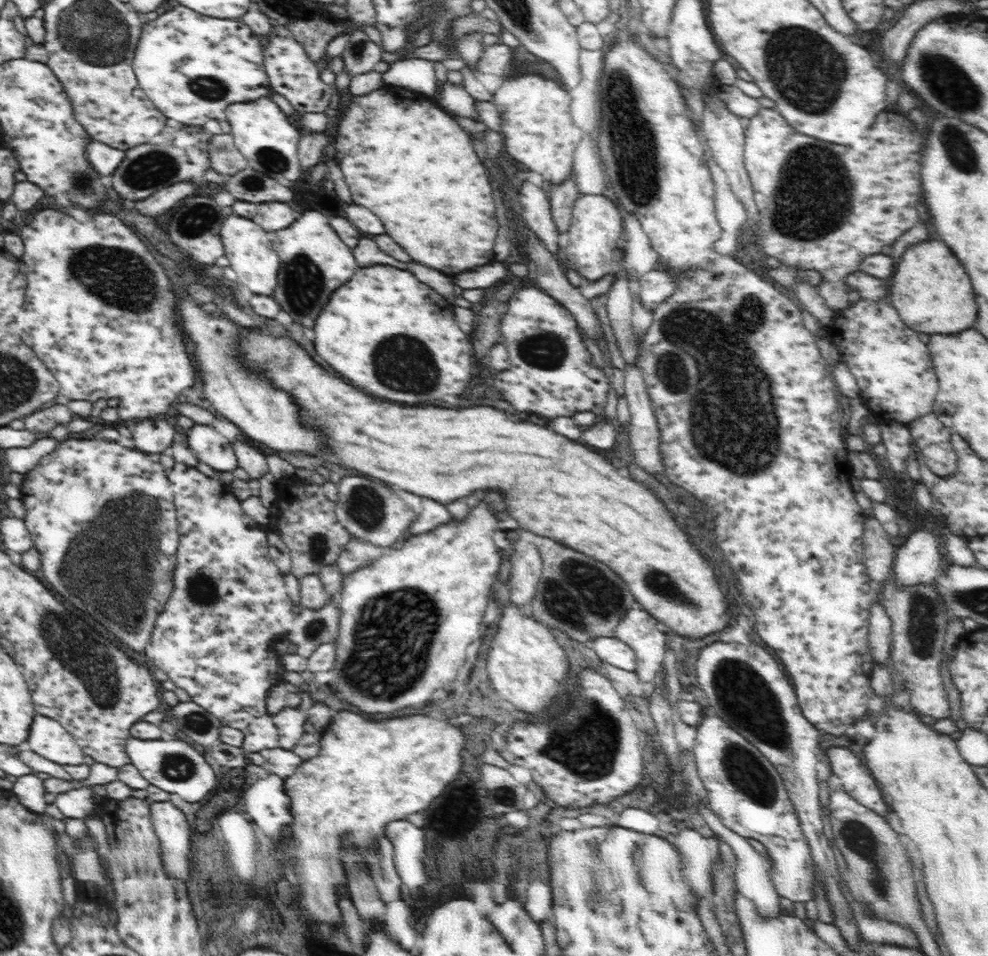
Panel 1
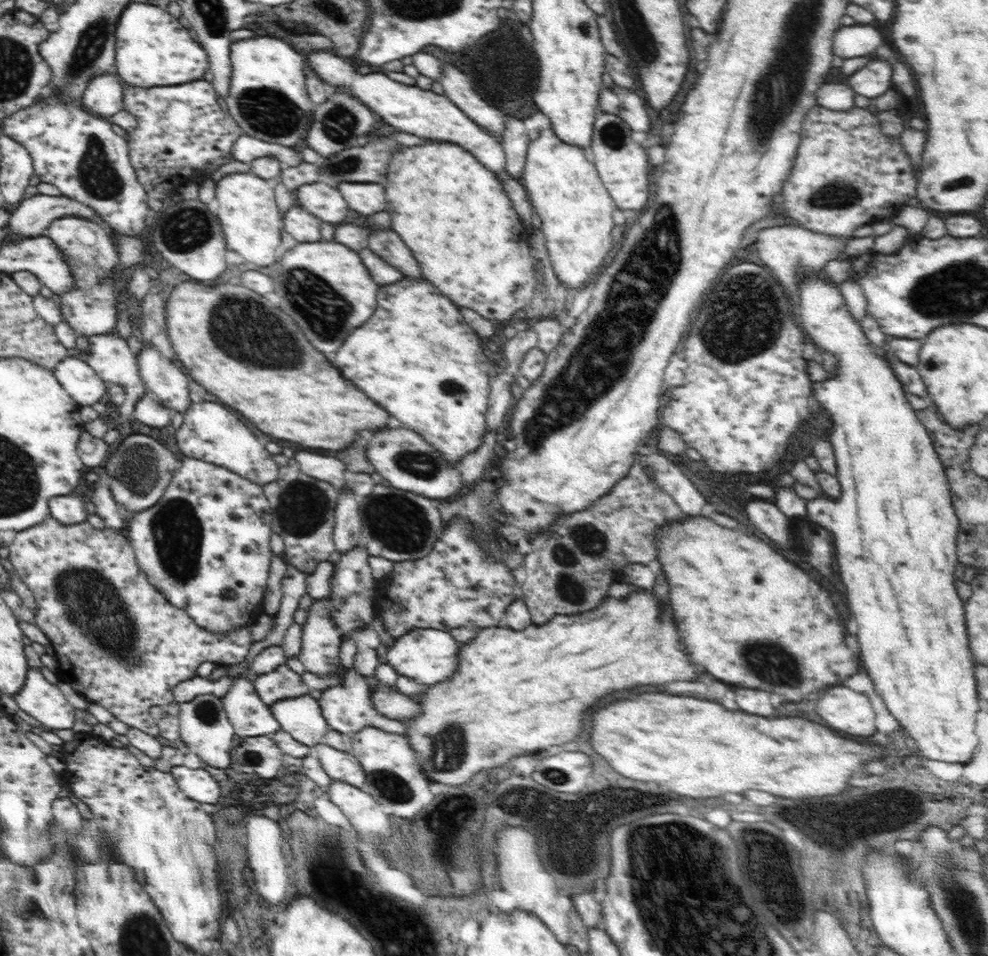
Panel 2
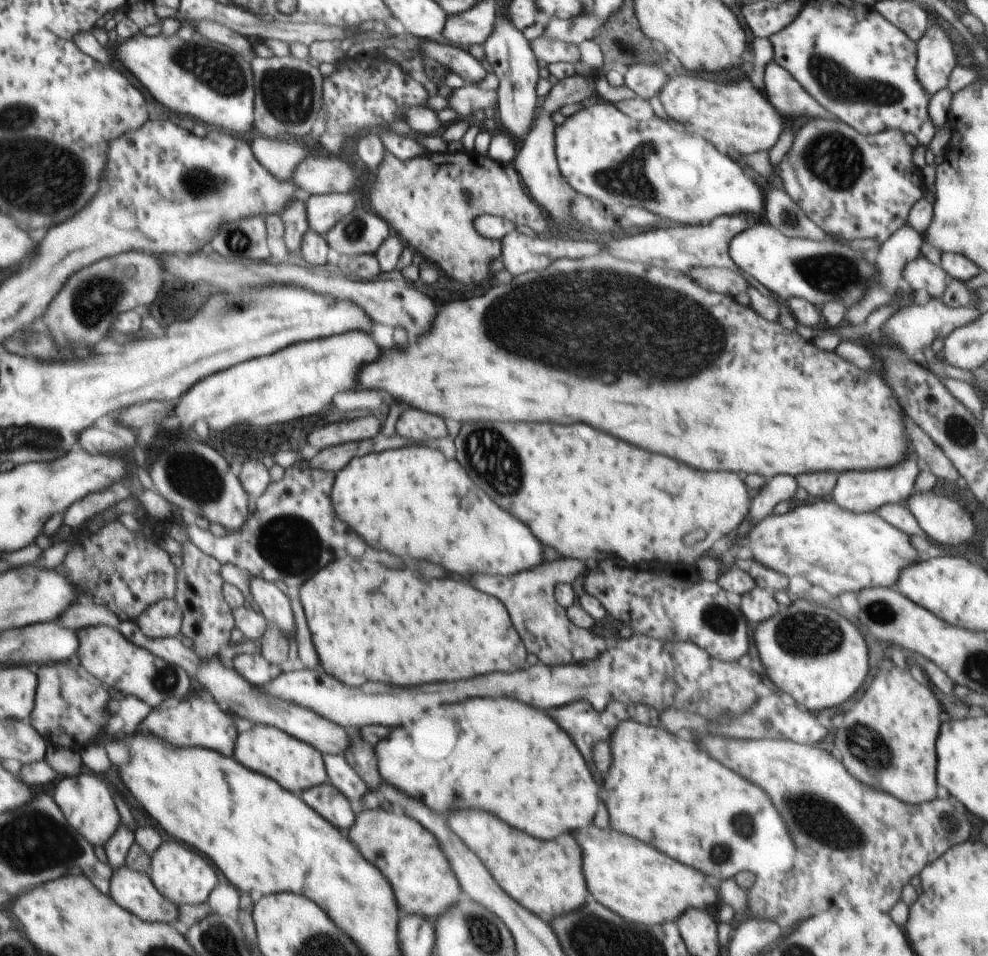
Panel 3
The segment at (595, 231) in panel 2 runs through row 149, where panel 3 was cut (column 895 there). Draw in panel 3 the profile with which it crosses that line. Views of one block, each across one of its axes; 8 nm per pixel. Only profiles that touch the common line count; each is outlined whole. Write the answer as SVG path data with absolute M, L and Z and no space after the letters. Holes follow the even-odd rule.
M831 498L809 500L804 506L782 515L770 513L751 528L750 534L742 540L738 534L735 535L731 537L731 541L748 548L758 564L787 577L802 575L812 580L814 576L814 580L822 582L826 592L835 597L843 592L859 593L867 588L894 588L902 568L912 566L919 560L918 550L912 545L910 535L882 520L877 511L862 514L850 512L840 508Z

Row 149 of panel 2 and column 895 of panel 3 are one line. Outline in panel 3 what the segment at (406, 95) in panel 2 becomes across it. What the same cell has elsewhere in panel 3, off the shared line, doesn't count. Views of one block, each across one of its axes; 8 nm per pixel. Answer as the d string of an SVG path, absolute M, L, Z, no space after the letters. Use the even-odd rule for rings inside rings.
M911 448L910 454L904 462L886 468L886 470L854 470L839 474L836 486L830 498L844 510L862 514L877 511L884 504L905 504L907 498L914 492L914 482L919 474L918 454Z

